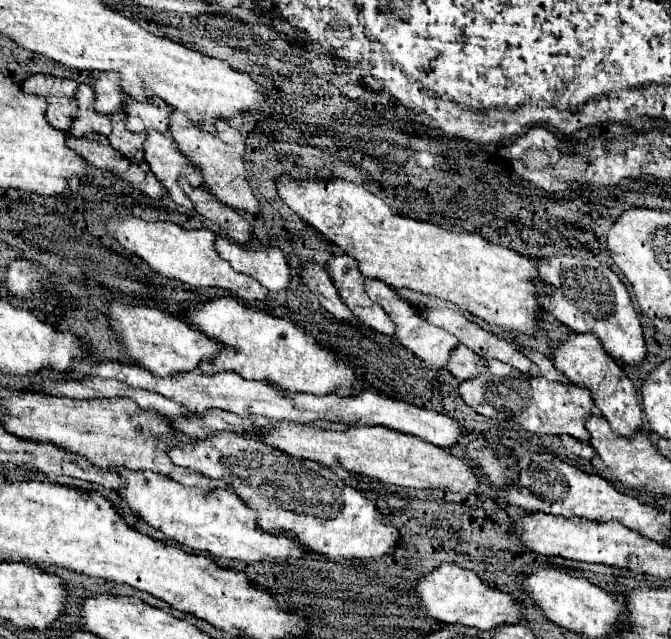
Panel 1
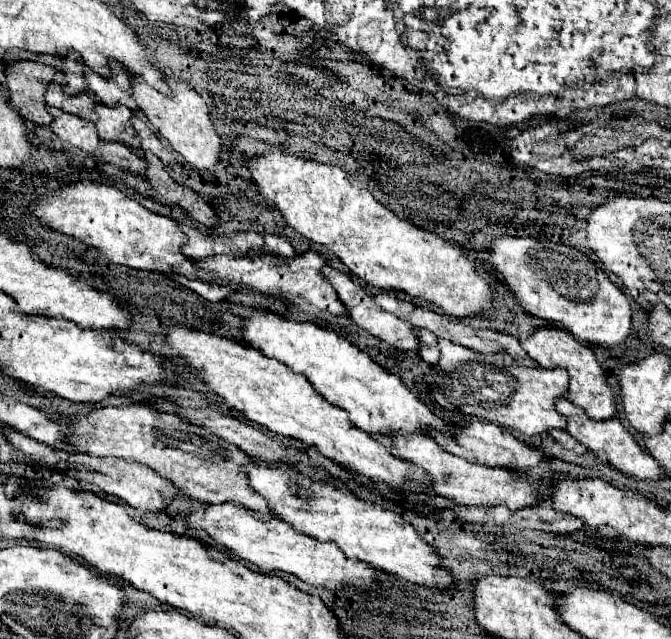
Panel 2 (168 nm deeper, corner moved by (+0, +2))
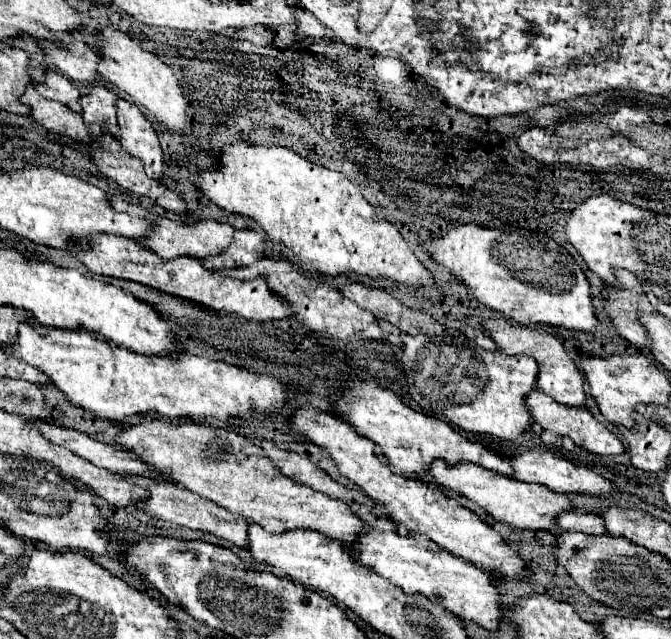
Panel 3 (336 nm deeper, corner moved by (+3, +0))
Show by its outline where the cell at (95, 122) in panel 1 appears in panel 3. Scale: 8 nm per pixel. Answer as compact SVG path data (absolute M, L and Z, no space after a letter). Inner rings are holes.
M49 73L47 79L45 79L45 83L41 83L39 87L43 89L43 91L39 91L41 97L51 99L51 101L59 101L59 103L67 105L75 113L83 113L83 107L79 103L81 93L79 93L77 85L71 83L65 75L61 75L61 73Z

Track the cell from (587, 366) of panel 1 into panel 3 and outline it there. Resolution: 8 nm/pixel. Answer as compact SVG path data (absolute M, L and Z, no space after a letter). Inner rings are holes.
M491 319L485 323L485 331L497 343L501 353L505 351L505 355L529 355L539 363L537 383L539 383L539 389L543 393L553 397L557 403L577 407L577 409L585 407L587 397L583 391L583 387L585 387L583 371L579 371L577 361L569 357L563 343L553 333L549 333L545 329L533 329L533 327L527 327L527 325L509 321L509 319Z

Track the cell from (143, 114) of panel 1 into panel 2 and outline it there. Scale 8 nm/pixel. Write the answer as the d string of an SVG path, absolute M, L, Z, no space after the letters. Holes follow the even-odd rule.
M110 59L108 67L112 71L112 77L102 77L102 75L96 75L92 69L84 69L84 81L86 81L88 89L106 107L114 107L118 101L128 97L130 83L128 83L128 77L126 77L126 73L124 73L124 69L120 67L118 61Z

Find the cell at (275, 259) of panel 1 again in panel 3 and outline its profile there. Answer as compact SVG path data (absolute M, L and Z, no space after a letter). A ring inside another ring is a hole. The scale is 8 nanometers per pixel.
M113 197L111 199L113 207L117 211L125 211L129 215L137 215L137 217L147 217L151 223L153 223L153 233L151 237L147 239L141 239L139 243L149 247L151 251L155 251L157 255L161 255L163 259L173 259L173 257L179 257L179 255L191 255L191 257L197 257L197 259L205 259L209 255L219 255L223 253L231 241L233 241L233 233L235 233L235 227L231 225L225 225L225 223L217 223L217 221L199 221L195 225L185 225L185 223L175 223L171 219L165 219L165 217L157 217L155 213L143 209L141 205L133 205L133 203L127 203L119 197Z

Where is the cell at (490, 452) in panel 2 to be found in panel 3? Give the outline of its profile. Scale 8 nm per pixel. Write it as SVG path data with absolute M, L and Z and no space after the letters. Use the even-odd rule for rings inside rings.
M527 451L527 453L515 455L515 457L507 457L507 461L511 463L511 467L515 467L515 477L511 477L511 479L517 479L517 481L541 483L541 485L551 487L557 493L573 491L573 493L591 493L591 495L599 495L599 497L609 497L613 493L613 485L607 479L599 477L597 473L593 473L587 467L577 467L571 461L559 459L551 451Z

